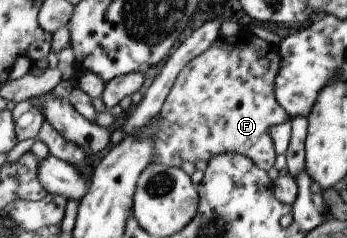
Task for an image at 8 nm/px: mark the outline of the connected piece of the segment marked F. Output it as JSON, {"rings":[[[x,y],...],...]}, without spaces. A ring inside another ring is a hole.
{"rings":[[[240,28],[228,37],[217,36],[203,53],[190,59],[176,75],[156,117],[152,161],[179,167],[182,161],[207,161],[211,156],[229,152],[248,157],[259,169],[271,169],[276,153],[270,130],[284,121],[290,121],[290,115],[274,98],[273,82],[279,66],[277,45],[257,38],[249,28]]]}

